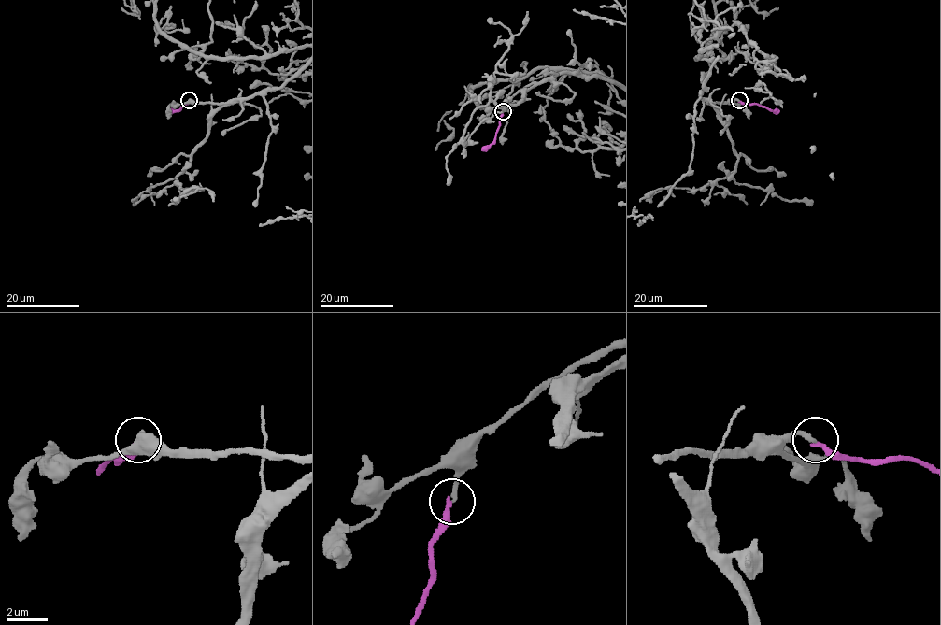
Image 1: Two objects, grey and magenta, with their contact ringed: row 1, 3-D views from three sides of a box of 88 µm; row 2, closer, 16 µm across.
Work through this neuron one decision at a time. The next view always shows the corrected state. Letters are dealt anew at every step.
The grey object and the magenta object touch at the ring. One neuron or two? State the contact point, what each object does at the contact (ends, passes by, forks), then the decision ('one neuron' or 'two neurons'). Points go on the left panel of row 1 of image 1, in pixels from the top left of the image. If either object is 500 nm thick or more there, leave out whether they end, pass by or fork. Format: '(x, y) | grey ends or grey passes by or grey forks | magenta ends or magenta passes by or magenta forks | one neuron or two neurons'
(189, 100) | grey ends | magenta ends | one neuron

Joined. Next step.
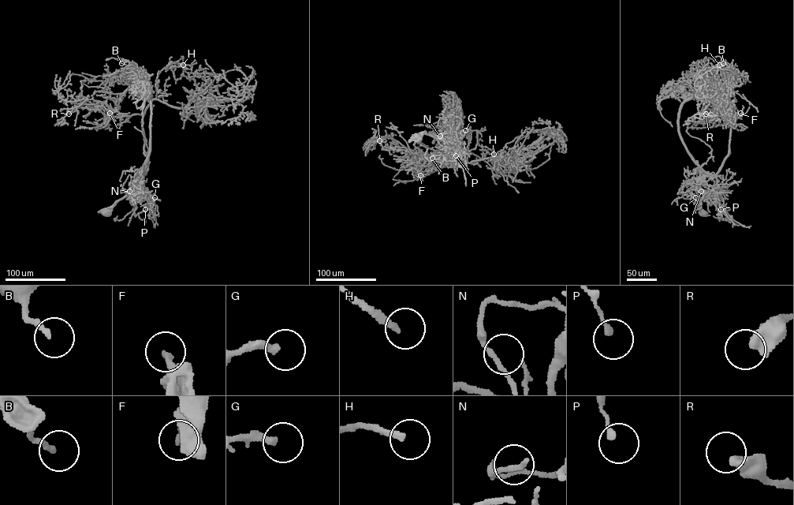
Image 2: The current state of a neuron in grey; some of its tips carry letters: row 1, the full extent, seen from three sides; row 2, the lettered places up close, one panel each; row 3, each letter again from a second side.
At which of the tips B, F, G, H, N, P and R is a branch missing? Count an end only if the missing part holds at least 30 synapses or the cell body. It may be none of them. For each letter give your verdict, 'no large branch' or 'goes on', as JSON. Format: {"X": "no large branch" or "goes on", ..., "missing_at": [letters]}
{"B": "no large branch", "F": "no large branch", "G": "no large branch", "H": "no large branch", "N": "no large branch", "P": "no large branch", "R": "no large branch", "missing_at": []}

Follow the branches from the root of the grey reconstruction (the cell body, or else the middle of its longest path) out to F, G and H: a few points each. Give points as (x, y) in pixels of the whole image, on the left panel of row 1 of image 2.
F: (107, 213), (137, 186), (147, 163), (144, 153), (142, 116), (136, 114), (109, 117), (109, 113)
G: (107, 213), (136, 187), (144, 187), (154, 201), (154, 197)
H: (107, 213), (136, 188), (147, 170), (143, 117), (146, 107), (156, 97), (158, 74), (169, 64), (183, 65)

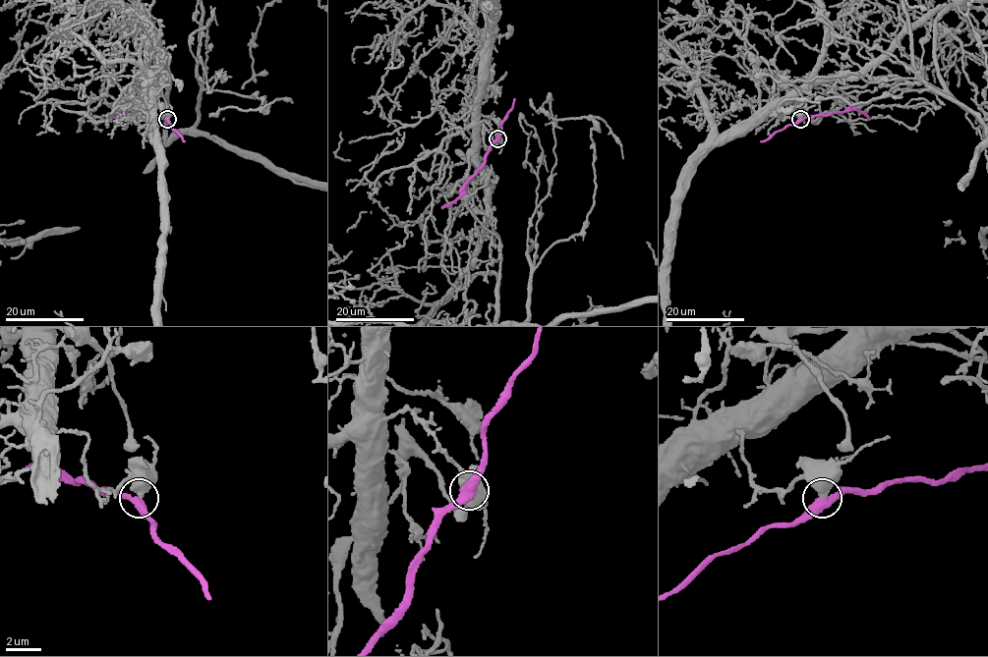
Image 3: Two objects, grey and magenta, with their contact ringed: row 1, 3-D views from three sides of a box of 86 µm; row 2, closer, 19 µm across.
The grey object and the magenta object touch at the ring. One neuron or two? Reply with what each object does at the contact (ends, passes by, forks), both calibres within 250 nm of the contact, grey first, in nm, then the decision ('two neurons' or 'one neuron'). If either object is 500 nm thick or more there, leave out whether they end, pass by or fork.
calibres 650 and 480 nm; two neurons

